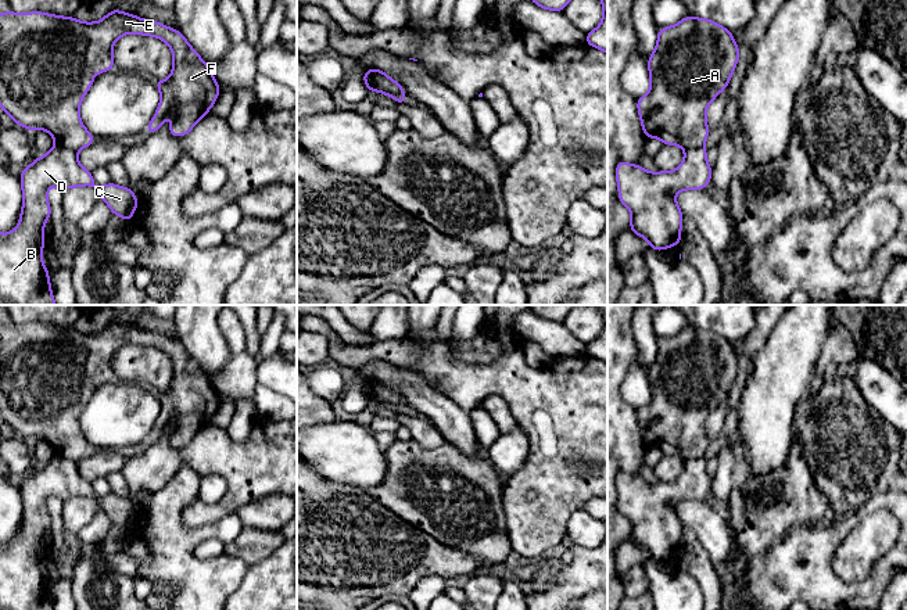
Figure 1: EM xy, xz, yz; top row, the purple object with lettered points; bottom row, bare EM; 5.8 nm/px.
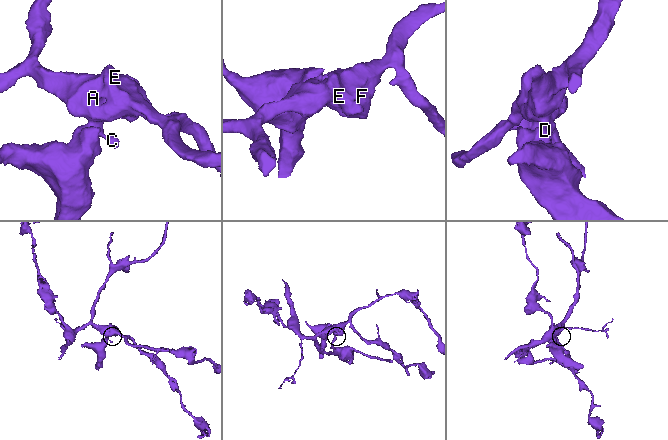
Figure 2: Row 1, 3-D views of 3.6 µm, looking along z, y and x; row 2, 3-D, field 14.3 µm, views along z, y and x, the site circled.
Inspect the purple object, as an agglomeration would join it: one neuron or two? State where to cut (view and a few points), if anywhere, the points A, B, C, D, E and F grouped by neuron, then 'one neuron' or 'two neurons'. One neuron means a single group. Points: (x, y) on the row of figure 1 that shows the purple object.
cut xz (368, 70), (375, 75), (382, 92); groups A E F / B C D; two neurons

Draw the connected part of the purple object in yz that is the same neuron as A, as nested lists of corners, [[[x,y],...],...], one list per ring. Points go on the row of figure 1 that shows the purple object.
[[[686,15],[677,25],[657,29],[657,44],[648,58],[650,90],[637,98],[643,137],[657,137],[664,146],[680,146],[684,150],[703,147],[709,136],[706,110],[709,104],[728,87],[739,60],[739,47],[727,28],[709,18]]]

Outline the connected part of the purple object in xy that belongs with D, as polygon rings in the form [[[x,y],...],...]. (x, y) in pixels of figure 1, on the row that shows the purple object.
[[[55,144],[46,155],[36,157],[36,161],[24,168],[19,176],[22,187],[22,209],[19,225],[8,234],[0,234],[0,305],[57,305],[50,286],[50,274],[40,256],[46,238],[43,226],[51,216],[51,208],[47,200],[47,189],[57,186],[68,190],[78,186],[94,187],[110,207],[112,215],[121,216],[129,222],[139,204],[137,197],[129,187],[121,187],[112,182],[105,186],[97,186],[92,171],[85,169],[76,151]]]

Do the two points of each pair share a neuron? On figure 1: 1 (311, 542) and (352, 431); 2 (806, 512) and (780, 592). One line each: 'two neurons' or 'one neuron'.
1: two neurons
2: two neurons

